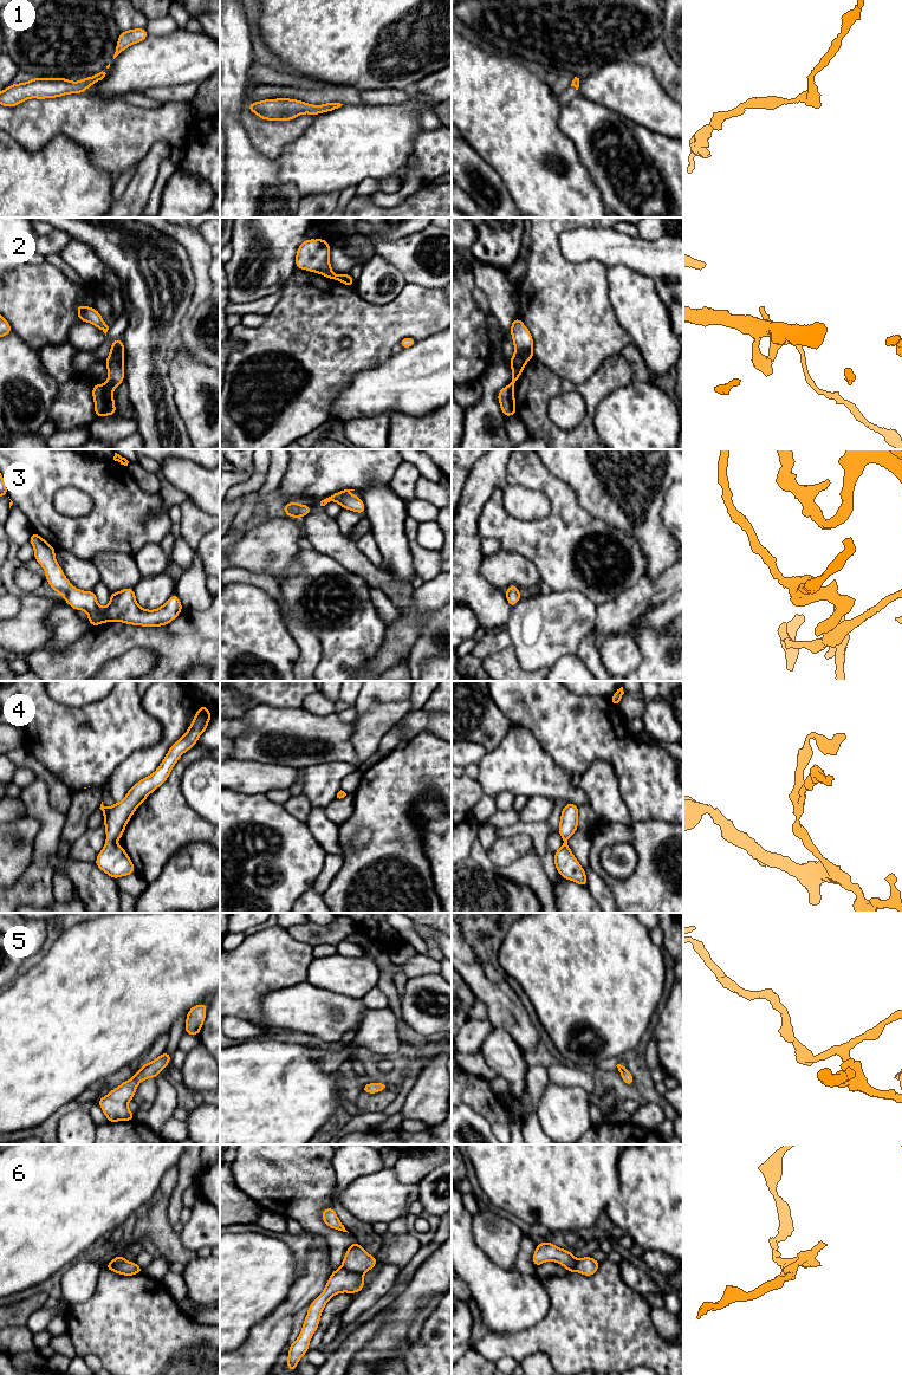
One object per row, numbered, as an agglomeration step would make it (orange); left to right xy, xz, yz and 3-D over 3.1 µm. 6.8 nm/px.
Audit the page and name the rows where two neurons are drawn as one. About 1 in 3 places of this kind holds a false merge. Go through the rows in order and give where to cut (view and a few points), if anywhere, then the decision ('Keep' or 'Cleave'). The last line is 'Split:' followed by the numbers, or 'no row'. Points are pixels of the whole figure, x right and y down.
1: No split. Keep
2: Split along xy (105, 384), (111, 390). Cleave
3: No split. Keep
4: No split. Keep
5: No split. Keep
6: Split along xz (342, 1266), (362, 1275). Cleave
Split: 2, 6

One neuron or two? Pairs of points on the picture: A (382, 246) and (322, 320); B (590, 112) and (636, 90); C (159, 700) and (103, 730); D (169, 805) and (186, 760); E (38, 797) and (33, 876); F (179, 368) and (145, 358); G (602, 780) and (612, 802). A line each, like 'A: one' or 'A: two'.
A: two
B: two
C: two
D: one
E: one
F: two
G: one

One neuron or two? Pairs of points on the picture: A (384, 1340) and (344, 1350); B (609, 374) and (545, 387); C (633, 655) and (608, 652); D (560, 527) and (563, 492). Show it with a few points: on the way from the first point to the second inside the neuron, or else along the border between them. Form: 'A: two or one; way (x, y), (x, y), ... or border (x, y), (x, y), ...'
A: two; border (380, 1323), (376, 1333), (354, 1355), (350, 1362)
B: one; way (594, 387), (560, 387)
C: one; way (627, 655), (614, 652)
D: one; way (560, 519), (558, 513), (563, 508), (563, 500)

